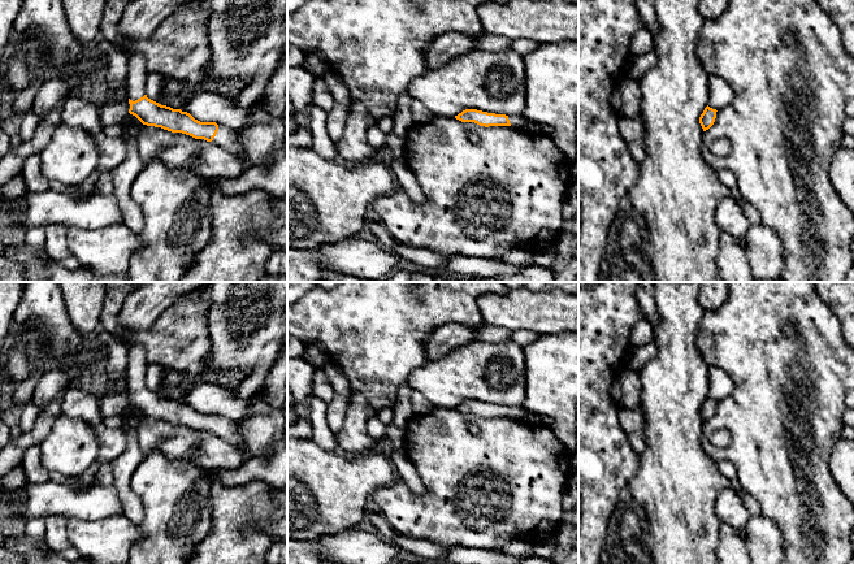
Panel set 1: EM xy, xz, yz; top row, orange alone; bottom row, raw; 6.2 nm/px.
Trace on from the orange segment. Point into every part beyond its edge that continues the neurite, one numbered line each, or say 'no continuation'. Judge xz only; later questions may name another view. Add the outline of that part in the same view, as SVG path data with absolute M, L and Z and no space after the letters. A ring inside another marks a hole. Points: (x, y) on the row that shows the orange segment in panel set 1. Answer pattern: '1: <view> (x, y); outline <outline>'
1: xz (516, 121); outline M519 114L508 116L508 120L510 120L511 127L524 130L524 117L523 117L523 114L521 116L519 116Z

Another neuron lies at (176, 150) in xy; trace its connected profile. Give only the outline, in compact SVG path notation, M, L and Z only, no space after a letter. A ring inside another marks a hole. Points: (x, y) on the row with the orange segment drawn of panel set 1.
M142 125L136 147L144 165L159 159L169 168L188 168L209 181L237 178L244 172L234 153L213 142L161 127Z

